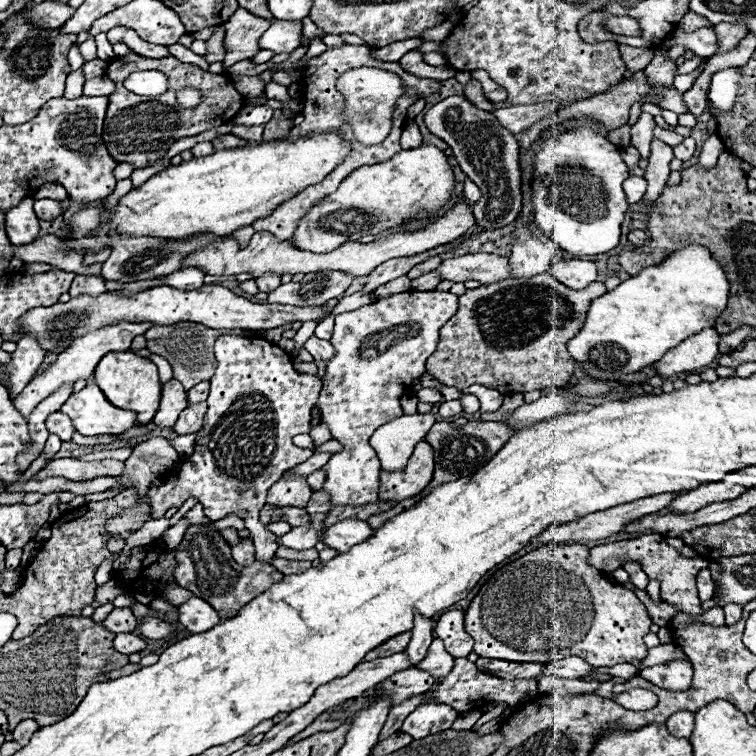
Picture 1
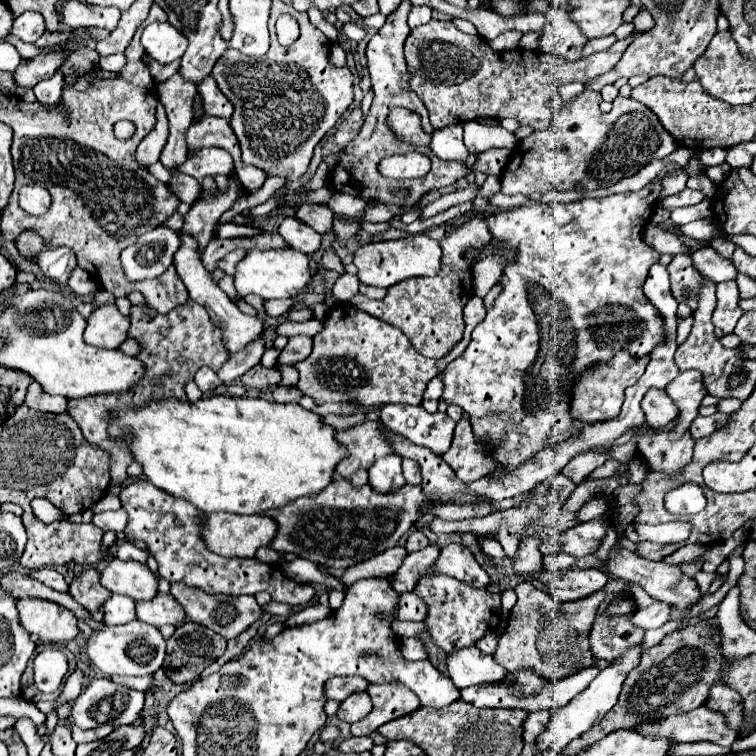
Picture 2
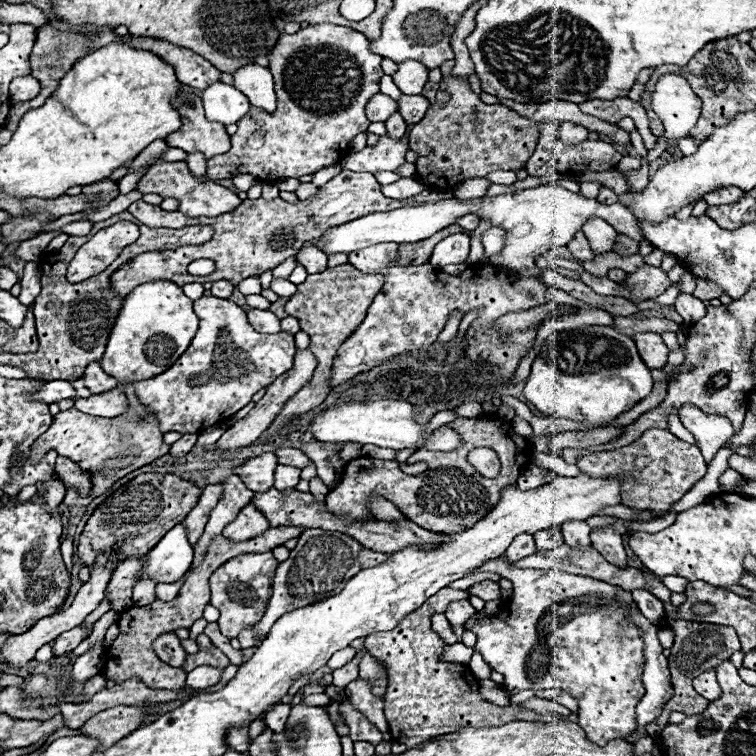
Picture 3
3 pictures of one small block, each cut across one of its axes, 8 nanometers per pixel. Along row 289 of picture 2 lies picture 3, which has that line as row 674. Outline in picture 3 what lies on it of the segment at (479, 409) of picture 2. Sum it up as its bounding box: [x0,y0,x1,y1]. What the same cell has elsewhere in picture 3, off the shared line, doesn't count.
[464,560,644,746]

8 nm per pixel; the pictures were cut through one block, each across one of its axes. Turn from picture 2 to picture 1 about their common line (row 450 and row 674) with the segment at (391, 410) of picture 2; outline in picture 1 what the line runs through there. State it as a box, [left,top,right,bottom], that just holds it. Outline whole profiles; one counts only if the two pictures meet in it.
[418,638,454,684]

